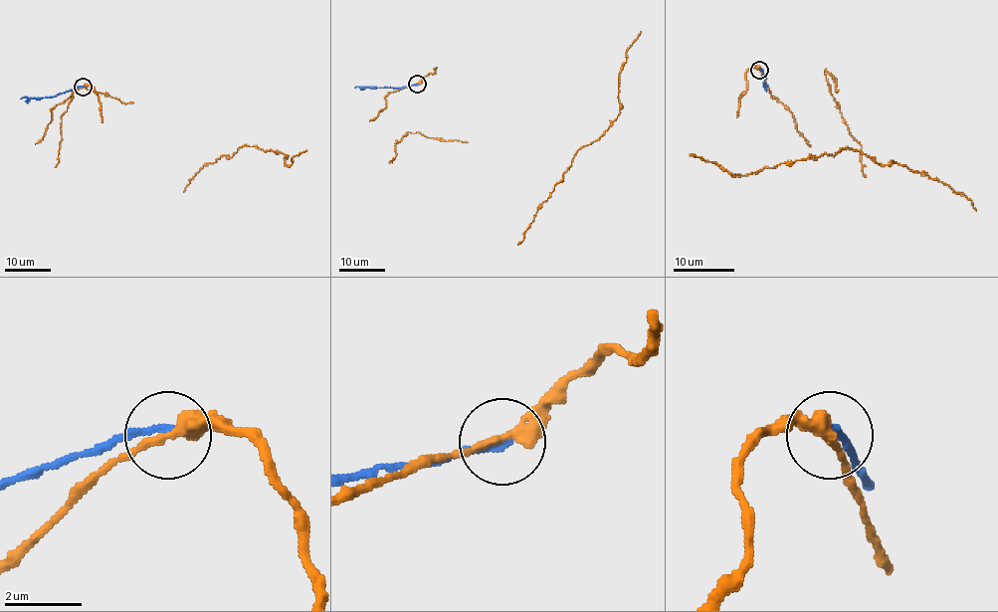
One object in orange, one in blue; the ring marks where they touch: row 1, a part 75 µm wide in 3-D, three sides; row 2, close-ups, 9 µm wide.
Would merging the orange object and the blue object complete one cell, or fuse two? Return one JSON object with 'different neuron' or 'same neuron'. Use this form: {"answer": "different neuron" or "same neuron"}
{"answer": "different neuron"}

